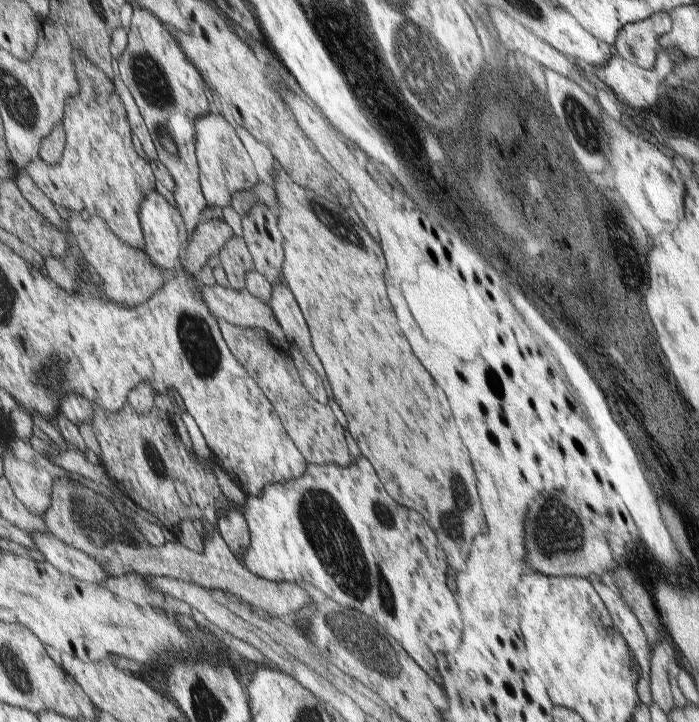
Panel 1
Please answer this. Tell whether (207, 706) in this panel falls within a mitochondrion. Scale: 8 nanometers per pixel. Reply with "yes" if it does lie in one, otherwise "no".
yes

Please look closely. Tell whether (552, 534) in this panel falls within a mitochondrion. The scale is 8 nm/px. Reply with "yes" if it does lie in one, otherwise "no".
yes

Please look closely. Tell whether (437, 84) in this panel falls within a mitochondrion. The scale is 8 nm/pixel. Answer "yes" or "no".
yes

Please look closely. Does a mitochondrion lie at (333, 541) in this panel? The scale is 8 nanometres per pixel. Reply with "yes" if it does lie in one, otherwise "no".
yes

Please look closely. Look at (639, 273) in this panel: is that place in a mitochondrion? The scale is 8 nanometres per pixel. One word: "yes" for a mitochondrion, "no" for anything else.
no

